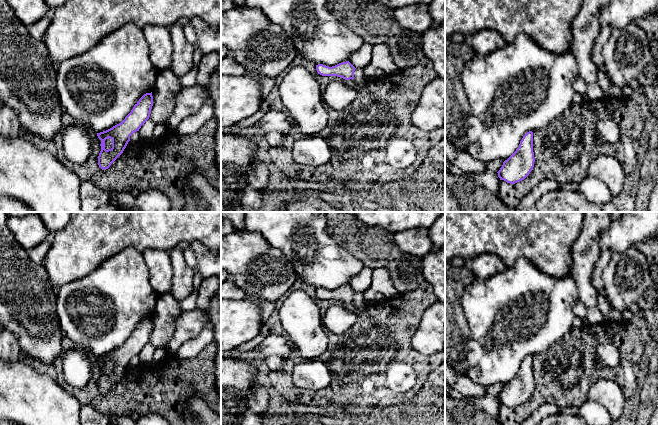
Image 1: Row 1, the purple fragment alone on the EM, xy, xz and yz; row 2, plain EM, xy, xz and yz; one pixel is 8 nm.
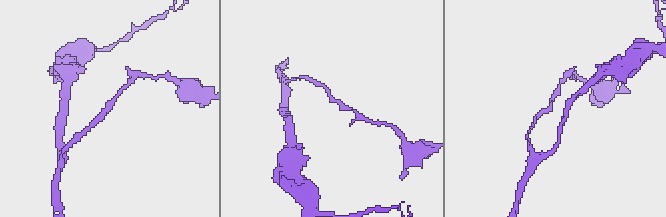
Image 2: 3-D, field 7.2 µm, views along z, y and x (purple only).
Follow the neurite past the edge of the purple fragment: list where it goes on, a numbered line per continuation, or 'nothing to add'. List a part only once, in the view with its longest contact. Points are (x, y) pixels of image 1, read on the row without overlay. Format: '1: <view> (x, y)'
nothing to add

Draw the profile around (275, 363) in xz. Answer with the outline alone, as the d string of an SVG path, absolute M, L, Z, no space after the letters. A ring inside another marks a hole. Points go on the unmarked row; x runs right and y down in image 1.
M278 355L265 356L270 371L279 371L282 369L285 359Z

